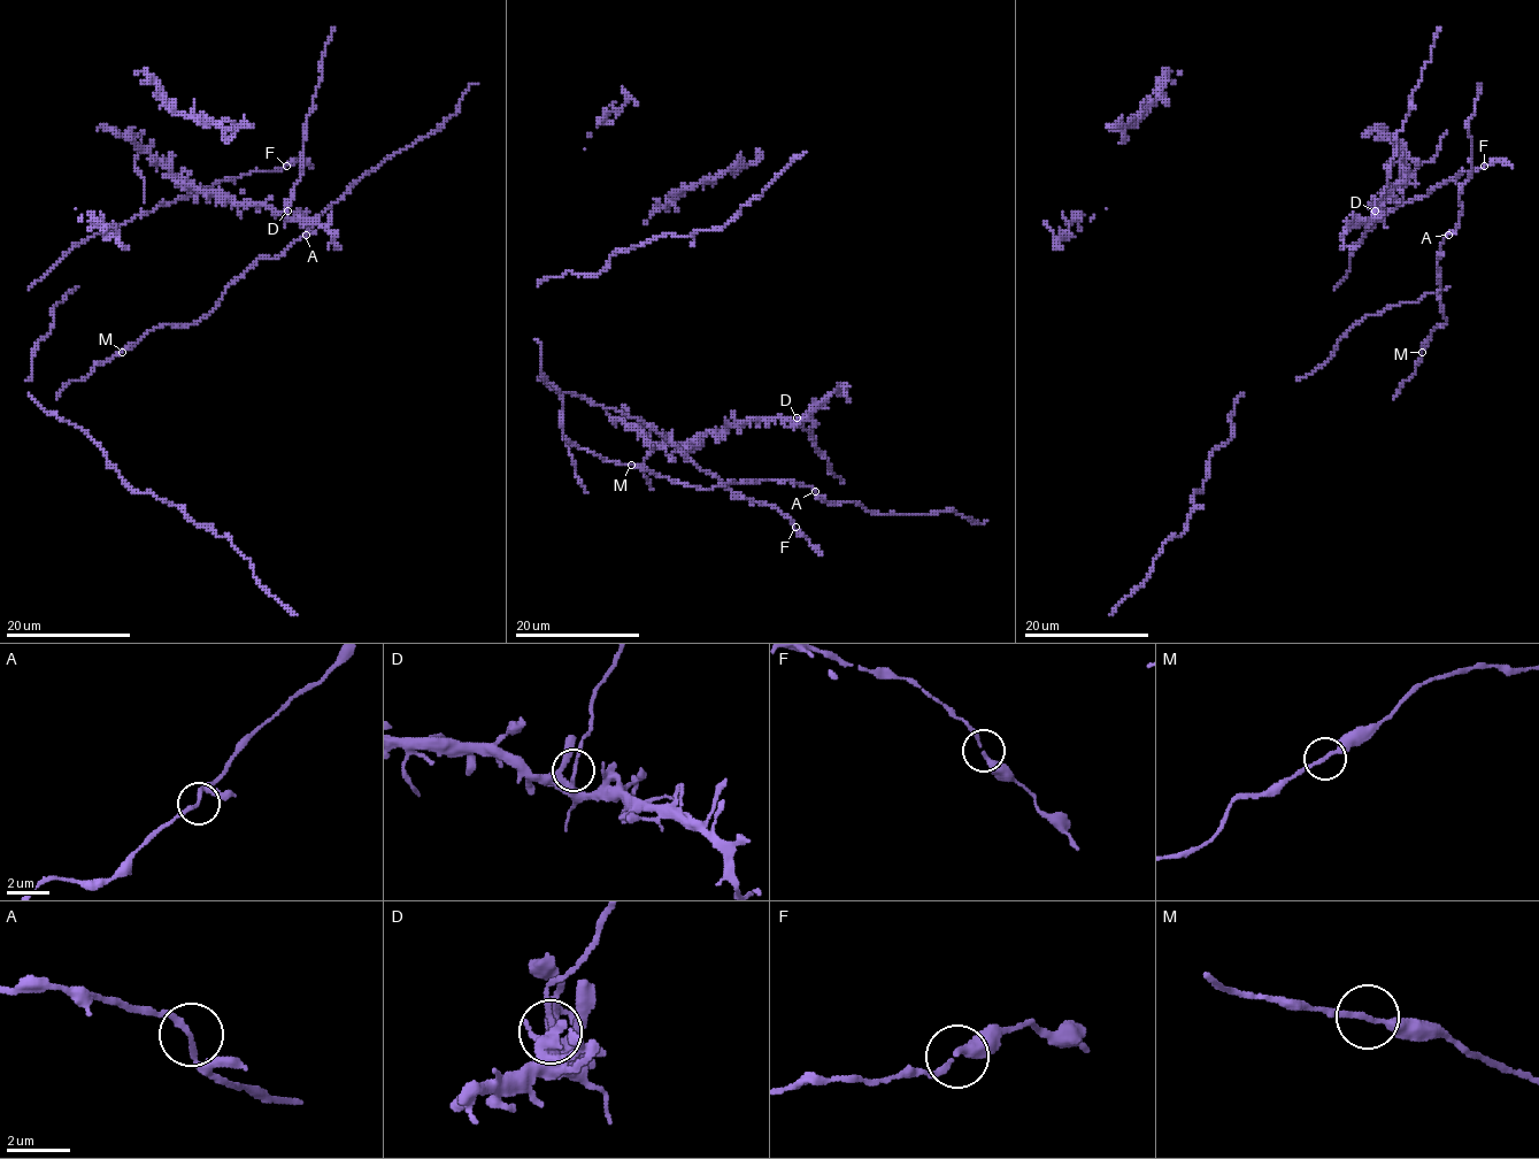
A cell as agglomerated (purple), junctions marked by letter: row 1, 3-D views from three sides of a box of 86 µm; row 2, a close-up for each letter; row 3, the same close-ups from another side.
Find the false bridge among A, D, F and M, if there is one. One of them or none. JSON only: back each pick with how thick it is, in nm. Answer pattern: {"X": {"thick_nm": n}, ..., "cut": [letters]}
{"D": {"thick_nm": 160}, "cut": ["D"]}

